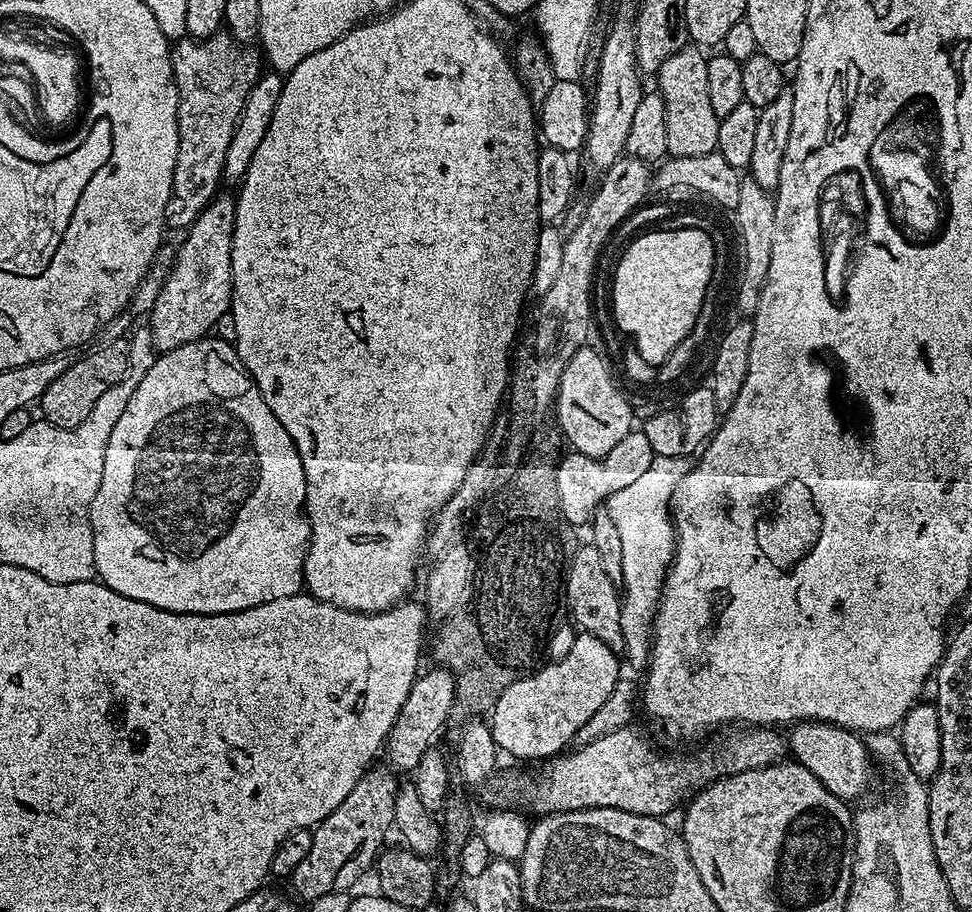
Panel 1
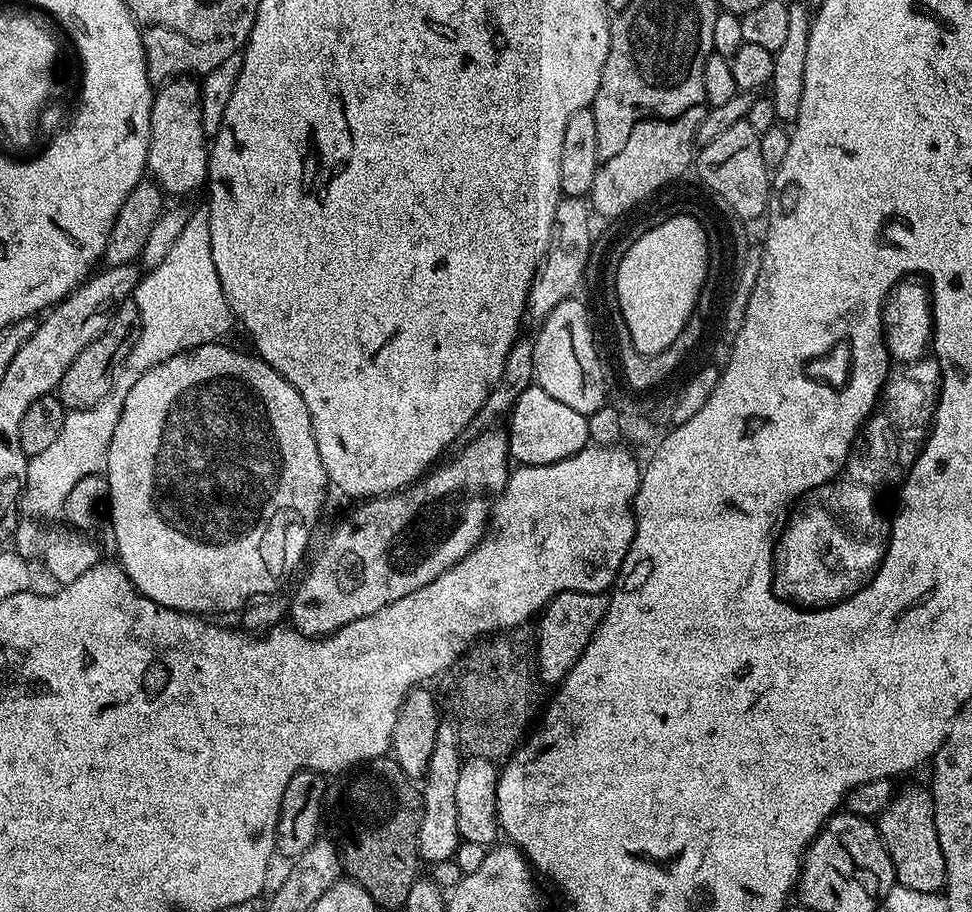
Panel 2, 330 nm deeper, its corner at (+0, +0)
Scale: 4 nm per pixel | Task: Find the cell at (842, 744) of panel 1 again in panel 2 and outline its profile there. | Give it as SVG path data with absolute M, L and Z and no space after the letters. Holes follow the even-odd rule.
M908 784L893 795L891 802L881 810L878 817L880 837L894 862L896 883L910 890L922 890L922 894L940 892L946 882L946 858L942 858L942 846L938 846L938 830L934 826L934 802L931 791L920 784Z

